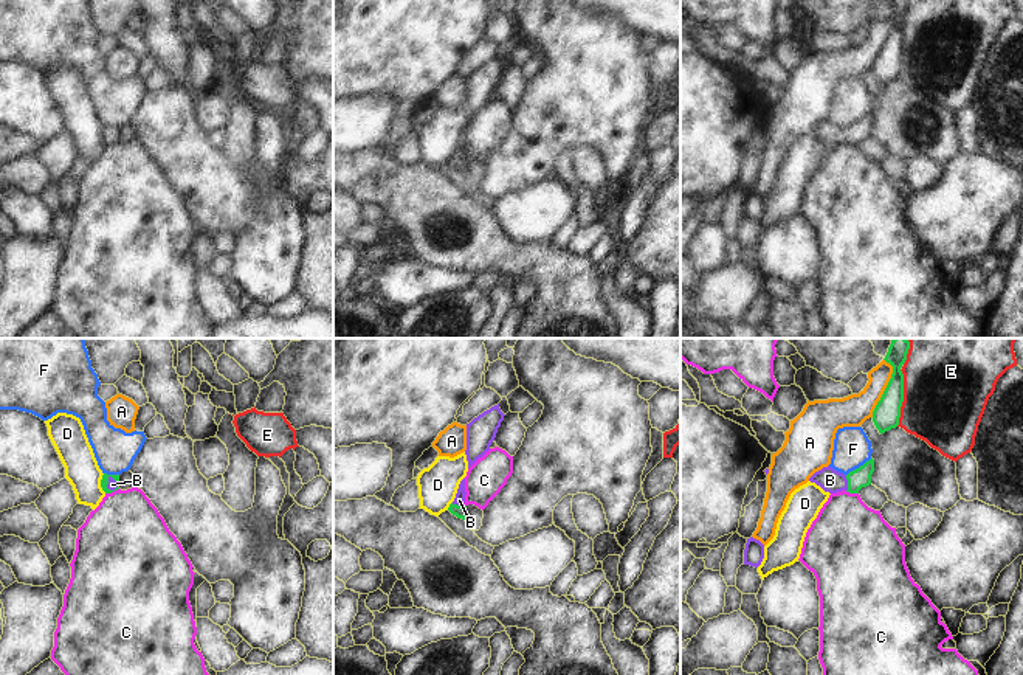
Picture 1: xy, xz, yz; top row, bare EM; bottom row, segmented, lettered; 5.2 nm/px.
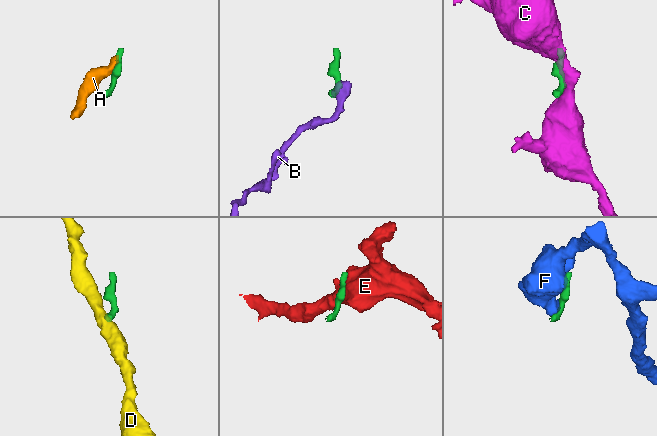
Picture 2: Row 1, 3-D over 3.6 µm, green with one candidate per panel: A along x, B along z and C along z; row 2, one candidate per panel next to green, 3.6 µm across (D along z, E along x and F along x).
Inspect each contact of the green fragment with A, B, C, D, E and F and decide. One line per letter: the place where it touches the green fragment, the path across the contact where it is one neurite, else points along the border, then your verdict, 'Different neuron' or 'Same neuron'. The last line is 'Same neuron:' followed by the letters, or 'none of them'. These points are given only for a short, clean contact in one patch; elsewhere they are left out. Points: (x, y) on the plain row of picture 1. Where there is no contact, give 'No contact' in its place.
A: Touches green at yz (885, 41). Boundary: yz (884, 11), (892, 19), (892, 30), (871, 69). Different neuron
B: Touches green at yz (848, 135). Path across: yz (861, 129), (848, 135), (830, 132). Same neuron
C: Touches green at xy (112, 143). Boundary: xy (118, 140), (106, 146). Different neuron
D: Touches green at xy (101, 135). Boundary: xy (103, 126), (101, 140), (106, 145). Different neuron
E: Touches green at yz (902, 50). Boundary: yz (901, 22), (902, 58), (896, 78). Different neuron
F: Touches green at yz (861, 118). Boundary: yz (871, 110), (847, 128). Different neuron
Same neuron: B

